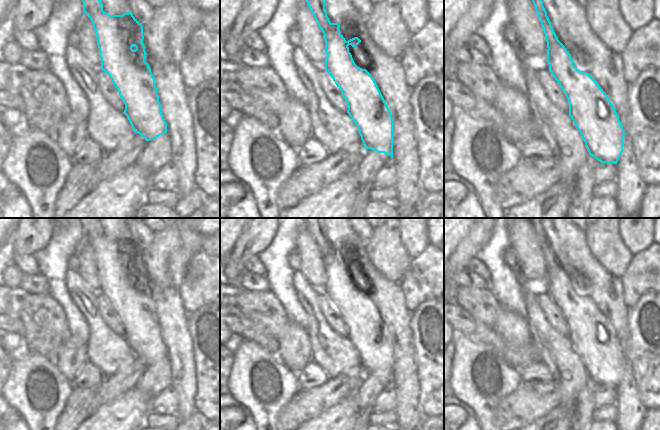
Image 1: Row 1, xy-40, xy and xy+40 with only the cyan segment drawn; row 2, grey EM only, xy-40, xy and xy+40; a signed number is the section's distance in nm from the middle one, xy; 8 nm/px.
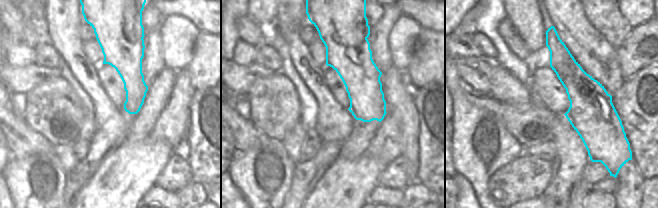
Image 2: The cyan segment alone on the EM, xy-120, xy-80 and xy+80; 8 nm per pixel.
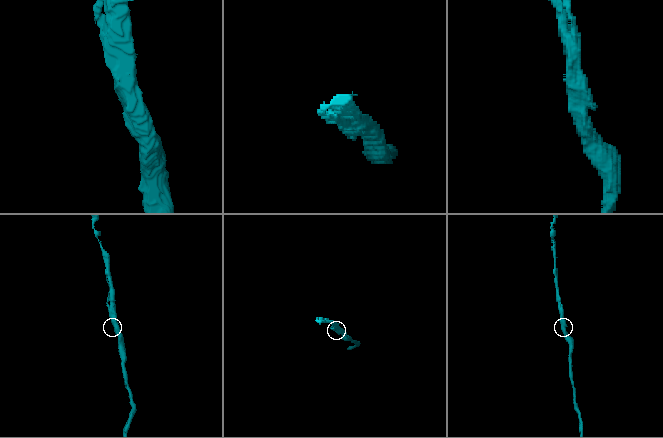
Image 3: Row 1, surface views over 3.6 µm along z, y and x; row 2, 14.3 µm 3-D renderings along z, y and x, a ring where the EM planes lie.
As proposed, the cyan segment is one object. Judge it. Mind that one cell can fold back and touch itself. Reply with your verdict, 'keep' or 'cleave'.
keep

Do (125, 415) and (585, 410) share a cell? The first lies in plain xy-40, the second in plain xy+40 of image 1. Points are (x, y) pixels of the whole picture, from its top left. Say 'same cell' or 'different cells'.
different cells

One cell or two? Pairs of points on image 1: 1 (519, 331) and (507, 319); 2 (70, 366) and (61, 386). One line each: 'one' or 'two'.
1: one
2: two

